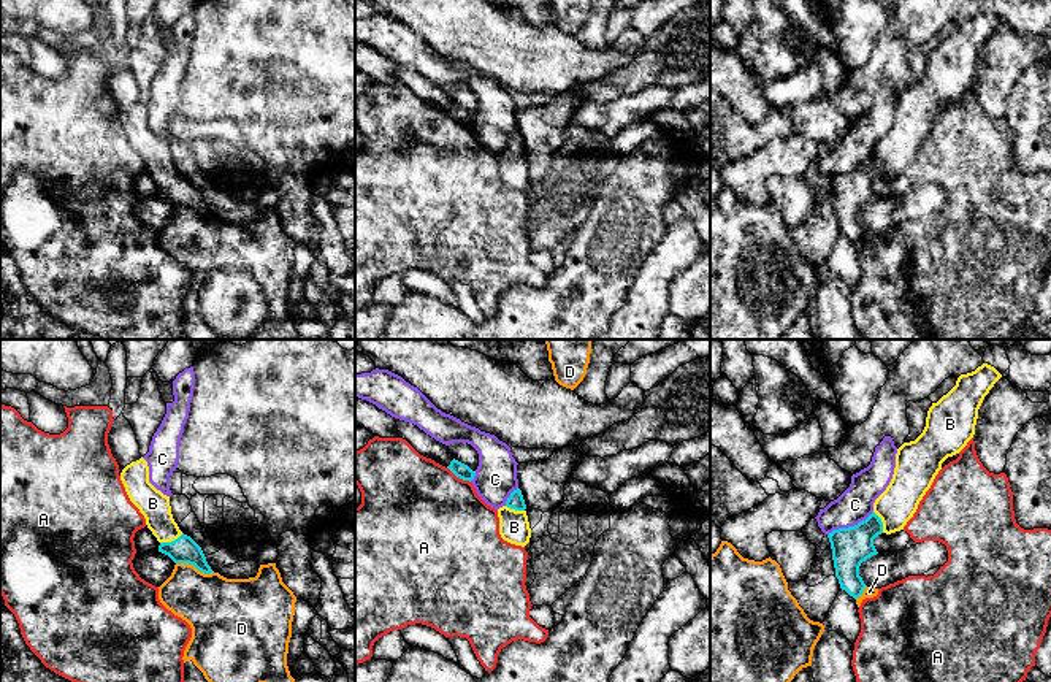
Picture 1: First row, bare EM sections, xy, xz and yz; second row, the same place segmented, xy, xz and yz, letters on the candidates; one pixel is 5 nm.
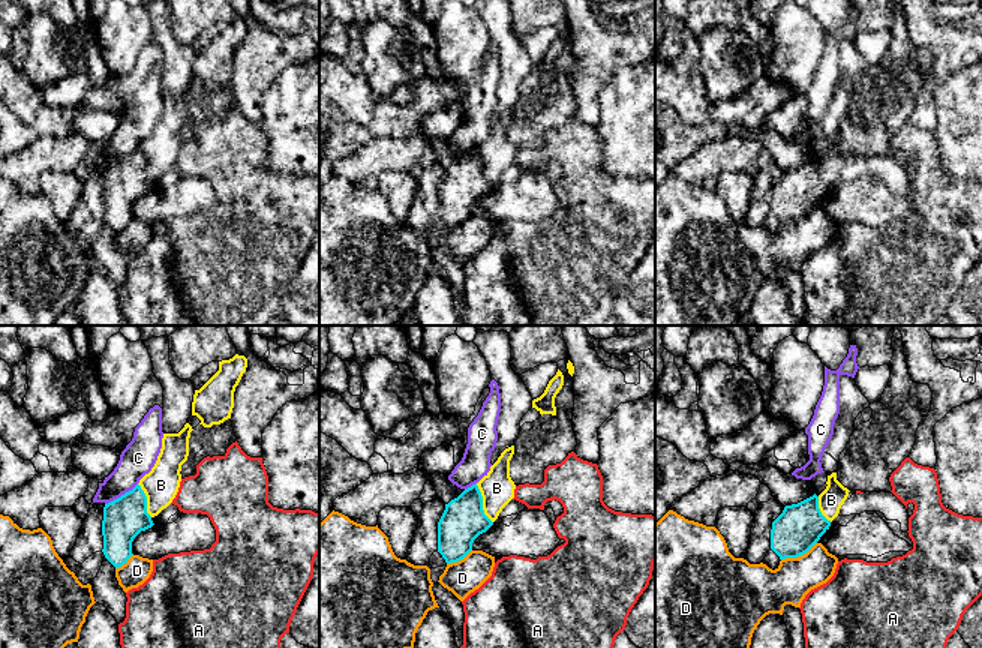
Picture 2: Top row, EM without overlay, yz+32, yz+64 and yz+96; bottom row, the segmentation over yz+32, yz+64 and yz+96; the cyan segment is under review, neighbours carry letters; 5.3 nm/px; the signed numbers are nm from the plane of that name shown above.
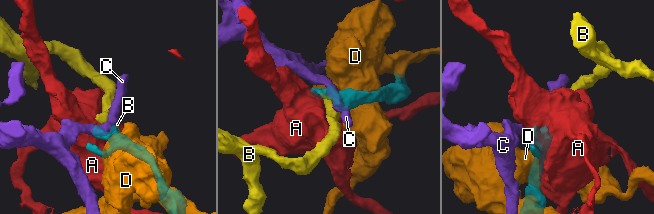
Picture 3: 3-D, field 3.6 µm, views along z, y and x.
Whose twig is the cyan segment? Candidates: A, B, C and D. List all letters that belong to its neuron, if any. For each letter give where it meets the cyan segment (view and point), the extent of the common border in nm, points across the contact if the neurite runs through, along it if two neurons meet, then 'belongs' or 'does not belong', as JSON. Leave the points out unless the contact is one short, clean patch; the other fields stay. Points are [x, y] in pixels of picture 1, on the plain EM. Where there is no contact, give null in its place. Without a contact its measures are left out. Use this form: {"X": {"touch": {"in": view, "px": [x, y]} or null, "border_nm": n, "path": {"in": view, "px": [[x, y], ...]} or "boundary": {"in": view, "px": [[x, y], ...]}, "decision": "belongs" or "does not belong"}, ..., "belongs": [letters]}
{"A": {"touch": {"in": "xz", "px": [458, 121]}, "border_nm": 150, "decision": "does not belong"}, "B": {"touch": {"in": "xy", "px": [171, 186]}, "border_nm": 130, "path": {"in": "xy", "px": [[184, 194], [171, 186], [152, 148]]}, "decision": "belongs"}, "C": {"touch": {"in": "yz", "px": [850, 172]}, "border_nm": 260, "boundary": {"in": "yz", "px": [[872, 156], [856, 168], [834, 173], [828, 180]]}, "decision": "does not belong"}, "D": {"touch": {"in": "xy", "px": [195, 211]}, "border_nm": 200, "decision": "does not belong"}, "belongs": ["B"]}

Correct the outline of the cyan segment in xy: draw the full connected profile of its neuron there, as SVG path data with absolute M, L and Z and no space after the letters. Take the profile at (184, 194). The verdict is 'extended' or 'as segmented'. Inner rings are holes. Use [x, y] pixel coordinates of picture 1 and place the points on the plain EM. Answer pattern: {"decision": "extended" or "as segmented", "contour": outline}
{"decision": "extended", "contour": "M143 102L122 114L120 125L130 146L144 160L147 173L160 187L159 197L168 200L174 208L193 209L204 219L214 217L201 192L174 167L170 141L149 127L149 111Z"}

